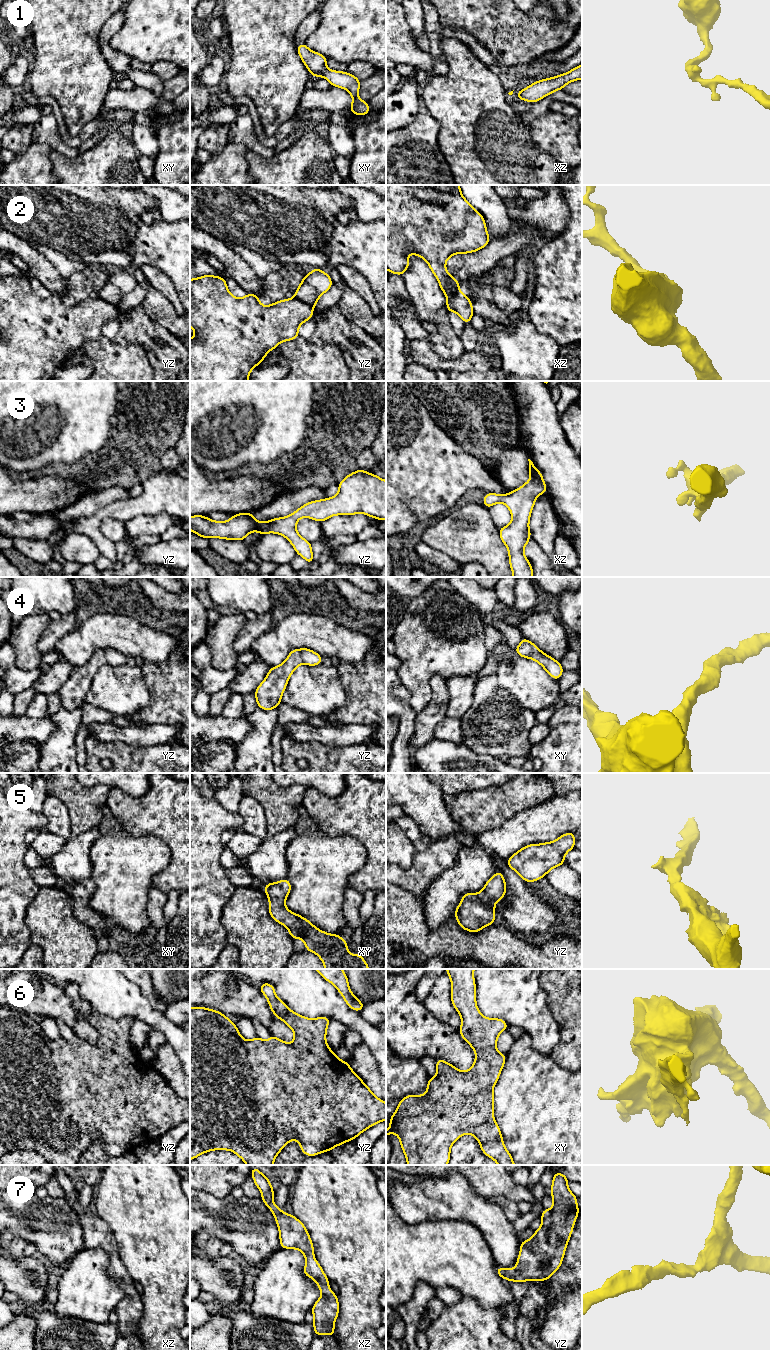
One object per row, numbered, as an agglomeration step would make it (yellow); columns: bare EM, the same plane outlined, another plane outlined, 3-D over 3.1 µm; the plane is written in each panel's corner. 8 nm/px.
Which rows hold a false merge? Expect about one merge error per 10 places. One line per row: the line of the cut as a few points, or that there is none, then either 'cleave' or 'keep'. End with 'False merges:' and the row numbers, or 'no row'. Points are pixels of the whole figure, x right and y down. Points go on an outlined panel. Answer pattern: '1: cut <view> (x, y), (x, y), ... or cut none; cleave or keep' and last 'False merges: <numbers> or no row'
1: cut none; keep
2: cut yz (294, 297), (312, 307); cleave
3: cut none; keep
4: cut none; keep
5: cut none; keep
6: cut none; keep
7: cut none; keep
False merges: 2

